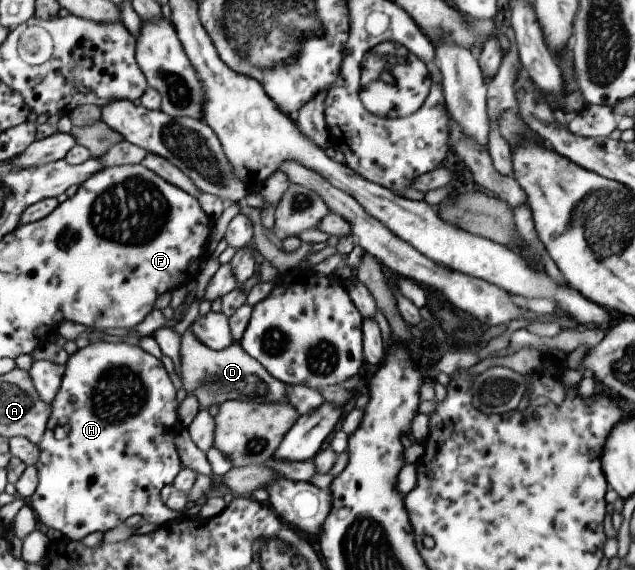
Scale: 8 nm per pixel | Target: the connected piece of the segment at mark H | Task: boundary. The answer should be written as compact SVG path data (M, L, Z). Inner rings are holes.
M98 341L87 344L83 348L77 349L74 353L68 356L66 363L64 364L65 370L63 370L63 376L61 378L61 382L59 385L59 390L57 390L57 394L55 394L55 398L53 398L53 402L50 404L51 412L49 412L49 418L47 418L47 424L45 424L45 433L41 436L41 440L39 444L36 446L39 449L38 459L35 465L35 470L37 471L37 484L35 488L35 492L30 496L29 500L27 500L27 505L31 507L33 514L37 520L37 523L40 527L44 528L54 528L55 530L59 530L62 535L65 535L69 540L72 541L80 541L84 536L87 536L90 532L105 532L124 520L131 516L132 514L139 514L142 516L145 523L149 524L157 524L157 526L162 525L164 522L171 521L172 519L177 518L181 513L176 510L171 510L165 506L165 502L161 500L161 496L159 496L159 490L165 486L165 484L172 484L172 480L175 478L175 475L181 470L180 460L177 454L177 449L175 448L173 439L175 438L175 434L177 434L177 430L175 429L179 426L178 417L177 417L177 400L175 400L175 388L173 388L173 382L169 380L169 374L165 371L163 364L160 360L157 360L155 356L151 356L147 351L141 350L139 345L133 346L133 344L127 344L127 342L106 342L106 341ZM57 424L62 425L65 427L67 434L63 436L63 438L55 438L55 434L53 434L53 430Z

